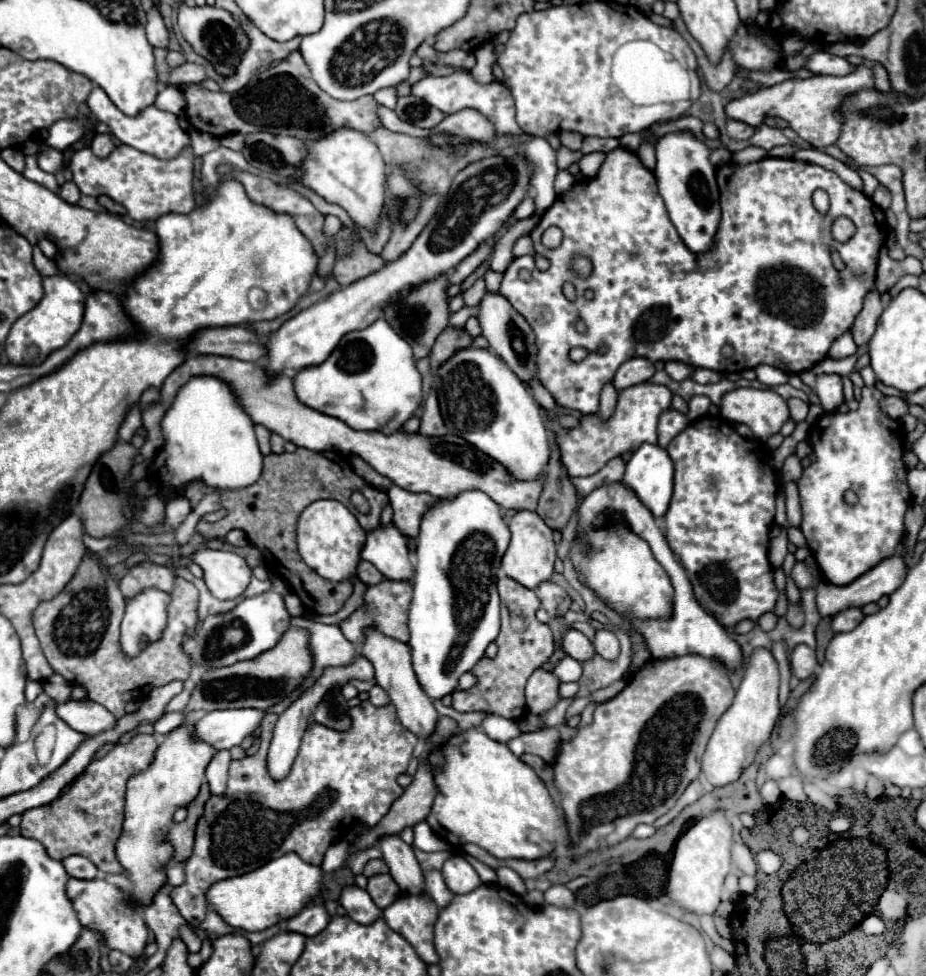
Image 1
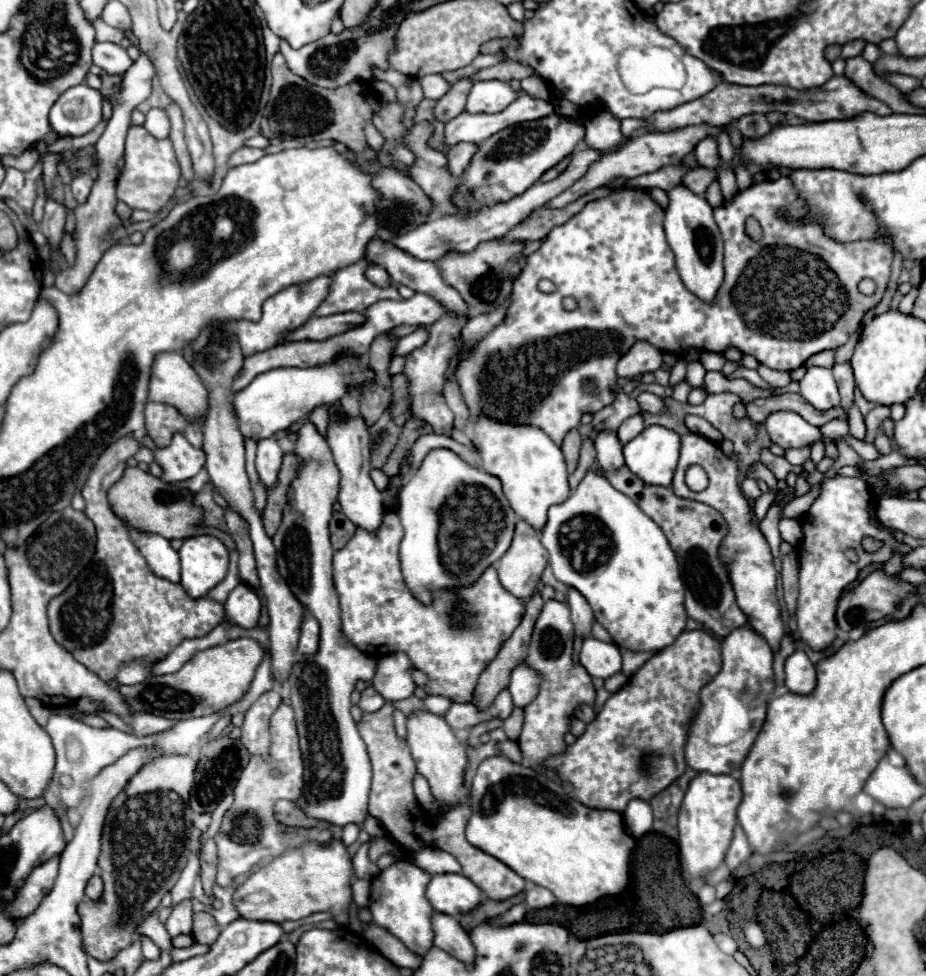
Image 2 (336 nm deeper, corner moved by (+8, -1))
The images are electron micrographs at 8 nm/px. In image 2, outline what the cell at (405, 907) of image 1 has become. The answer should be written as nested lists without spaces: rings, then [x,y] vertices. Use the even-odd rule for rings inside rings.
[[[401,858],[373,878],[369,894],[369,912],[373,916],[373,924],[383,930],[389,930],[409,950],[421,956],[425,956],[427,948],[431,948],[433,944],[433,928],[431,928],[433,908],[425,896],[425,888],[431,878],[433,876],[423,868],[419,868],[413,860]]]

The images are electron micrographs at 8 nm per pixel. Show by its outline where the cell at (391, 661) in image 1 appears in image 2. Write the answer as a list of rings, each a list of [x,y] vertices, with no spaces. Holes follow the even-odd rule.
[[[425,710],[411,714],[407,718],[407,744],[417,764],[417,772],[429,782],[431,792],[437,800],[441,800],[447,806],[469,804],[469,790],[465,788],[465,768],[467,768],[465,746],[457,740],[455,732],[441,716],[429,714]]]

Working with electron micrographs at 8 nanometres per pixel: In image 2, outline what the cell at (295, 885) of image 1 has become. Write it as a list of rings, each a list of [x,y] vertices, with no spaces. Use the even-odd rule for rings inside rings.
[[[331,840],[325,844],[319,842],[307,842],[305,846],[287,850],[285,854],[271,860],[267,866],[261,866],[251,872],[251,876],[237,888],[235,892],[235,906],[243,918],[267,922],[283,922],[283,916],[293,916],[293,920],[301,920],[313,912],[333,912],[339,926],[349,924],[349,904],[353,900],[351,892],[351,878],[353,878],[353,864],[349,858],[347,848],[341,840]]]

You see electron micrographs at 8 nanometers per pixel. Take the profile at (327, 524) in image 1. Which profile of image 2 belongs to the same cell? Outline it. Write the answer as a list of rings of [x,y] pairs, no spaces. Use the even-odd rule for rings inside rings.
[[[385,512],[385,522],[375,532],[357,528],[353,538],[341,548],[341,556],[333,558],[333,580],[339,594],[343,634],[355,648],[359,648],[371,658],[383,658],[393,652],[405,652],[411,664],[427,676],[427,684],[423,686],[427,694],[445,696],[453,702],[471,702],[479,674],[497,656],[501,644],[519,626],[525,606],[519,598],[511,596],[499,584],[493,566],[489,566],[473,584],[437,590],[433,594],[433,602],[429,606],[423,604],[409,592],[403,580],[399,564],[401,538],[403,528],[397,512]]]

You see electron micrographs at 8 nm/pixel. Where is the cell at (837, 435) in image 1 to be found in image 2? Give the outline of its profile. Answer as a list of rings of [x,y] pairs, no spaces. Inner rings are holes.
[[[837,476],[833,480],[827,480],[821,488],[821,496],[813,502],[811,510],[805,514],[803,522],[803,544],[799,548],[799,598],[797,598],[797,630],[799,640],[805,642],[811,650],[825,650],[833,644],[835,632],[837,632],[837,620],[835,610],[837,602],[843,594],[843,590],[859,576],[859,572],[875,562],[887,562],[895,550],[891,532],[877,530],[871,524],[871,516],[875,514],[873,498],[869,492],[869,484],[863,478],[845,478]],[[869,536],[875,540],[881,540],[883,546],[877,552],[865,552],[861,546],[861,540]],[[855,548],[859,560],[849,562],[845,558],[845,550]]]

